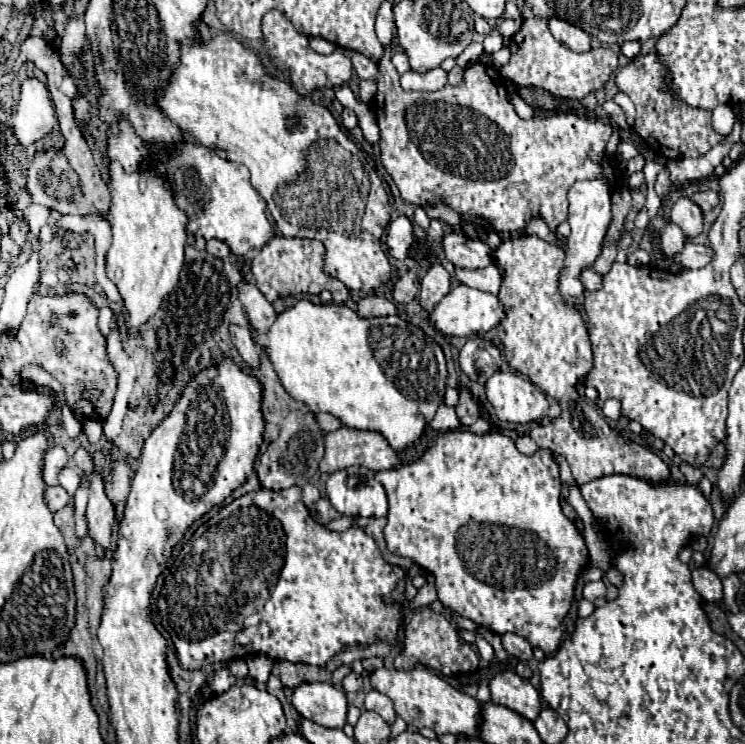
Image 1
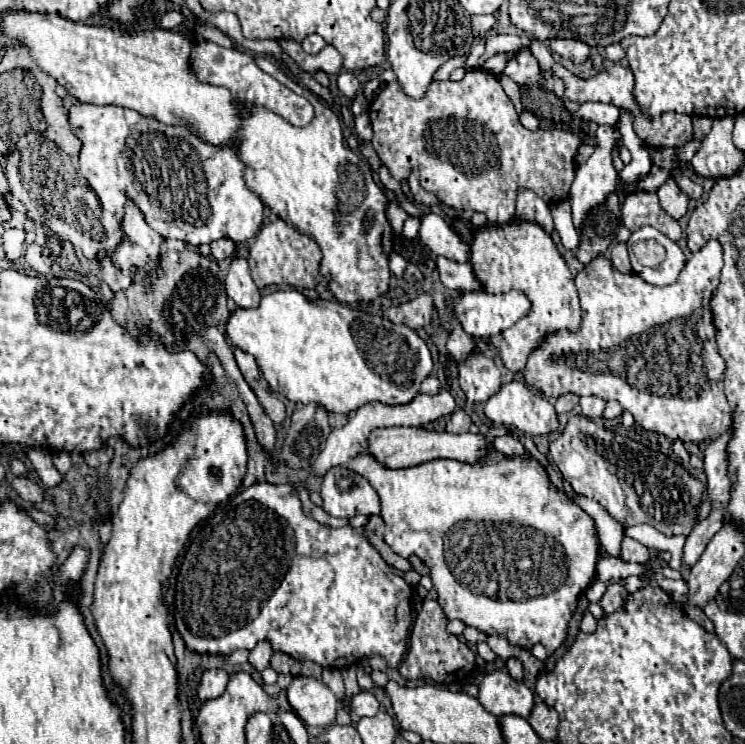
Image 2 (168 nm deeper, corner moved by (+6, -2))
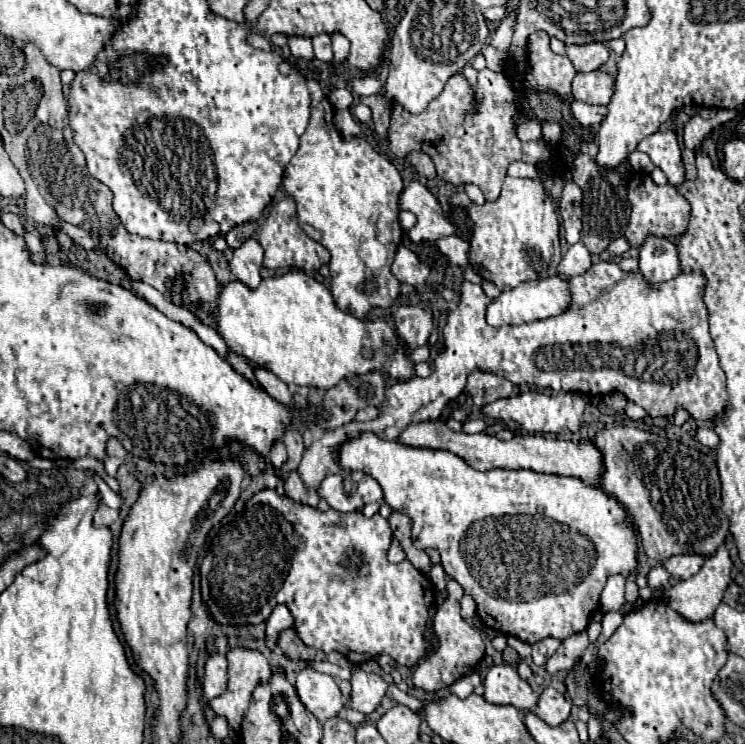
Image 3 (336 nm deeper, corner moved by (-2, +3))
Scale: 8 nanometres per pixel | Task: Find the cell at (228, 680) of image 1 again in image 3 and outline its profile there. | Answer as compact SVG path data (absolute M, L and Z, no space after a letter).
M211 654L205 664L205 678L203 678L203 696L213 700L221 696L227 688L227 660L221 654Z

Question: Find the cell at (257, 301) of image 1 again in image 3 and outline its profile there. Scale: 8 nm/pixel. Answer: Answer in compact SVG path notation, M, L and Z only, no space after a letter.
M255 238L243 240L243 244L233 250L233 258L229 262L231 274L243 284L249 284L249 288L257 288L257 284L261 282L259 276L261 262L263 262L261 244Z

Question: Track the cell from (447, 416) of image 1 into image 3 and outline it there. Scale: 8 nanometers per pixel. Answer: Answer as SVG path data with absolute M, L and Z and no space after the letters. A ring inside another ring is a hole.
M597 262L581 276L569 279L572 302L569 312L545 320L535 320L521 326L501 326L493 328L485 322L487 306L493 298L485 296L483 288L471 282L461 284L461 302L459 306L449 312L447 324L443 328L443 350L435 358L435 368L431 376L419 378L413 376L411 380L397 382L395 386L387 388L387 400L381 406L379 418L371 422L349 422L337 430L325 432L317 438L309 448L305 448L301 464L297 468L303 484L307 490L315 490L317 484L333 474L339 472L337 452L335 448L343 444L347 438L357 436L359 432L377 432L381 438L395 440L401 430L409 424L437 420L447 402L457 398L467 382L467 376L473 370L491 372L511 380L515 386L535 386L539 390L551 392L581 392L587 396L601 396L609 392L621 392L627 400L643 406L649 416L671 416L677 406L683 406L695 420L711 420L715 414L725 410L727 388L725 388L725 372L719 366L719 358L709 336L707 324L707 308L703 302L703 276L697 274L679 274L669 282L661 284L645 284L639 272L625 274L615 262ZM391 400L397 400L393 408Z

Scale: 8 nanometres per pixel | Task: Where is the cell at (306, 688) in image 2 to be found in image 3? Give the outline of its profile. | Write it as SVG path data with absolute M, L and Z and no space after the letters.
M303 668L297 672L295 688L305 708L311 710L319 722L337 716L345 706L345 698L333 676L321 674L313 668Z

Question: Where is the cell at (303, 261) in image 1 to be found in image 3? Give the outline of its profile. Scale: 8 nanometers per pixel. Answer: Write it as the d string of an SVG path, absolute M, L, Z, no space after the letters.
M285 196L281 202L277 202L267 220L261 226L261 232L257 234L259 244L265 250L265 258L263 258L263 266L265 268L301 268L305 272L313 272L319 270L323 264L329 264L329 252L327 248L323 248L319 242L311 240L297 224L297 214L295 214L295 200L291 196Z

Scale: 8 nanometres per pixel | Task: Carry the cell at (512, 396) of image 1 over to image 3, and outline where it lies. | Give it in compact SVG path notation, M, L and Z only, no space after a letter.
M525 392L513 398L497 400L493 404L487 404L481 408L483 416L493 420L515 420L519 422L527 432L547 432L547 434L561 434L561 432L577 432L583 422L581 414L587 404L587 396L581 392L565 392L559 396L547 396L539 392Z

